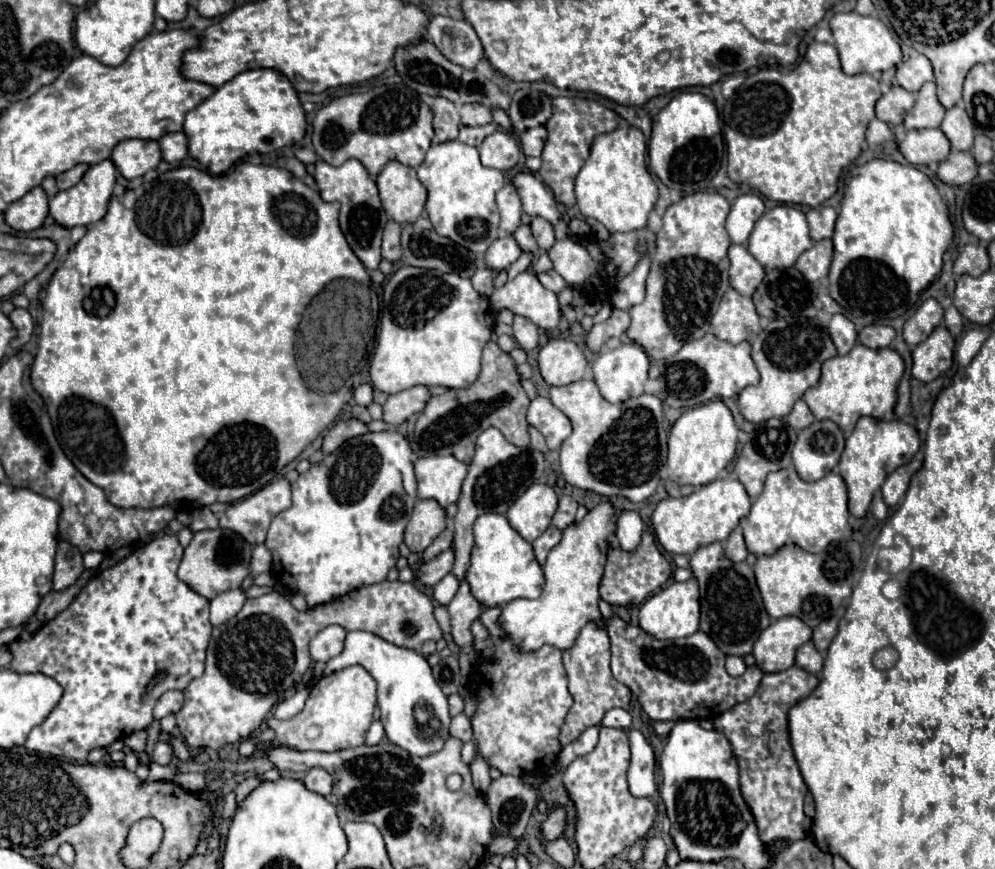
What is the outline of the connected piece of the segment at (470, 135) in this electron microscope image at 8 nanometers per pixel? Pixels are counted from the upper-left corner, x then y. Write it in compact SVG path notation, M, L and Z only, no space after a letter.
M487 124L487 126L479 126L479 128L471 128L471 126L459 126L459 142L469 144L469 146L479 146L489 134L493 134L497 130L497 124Z

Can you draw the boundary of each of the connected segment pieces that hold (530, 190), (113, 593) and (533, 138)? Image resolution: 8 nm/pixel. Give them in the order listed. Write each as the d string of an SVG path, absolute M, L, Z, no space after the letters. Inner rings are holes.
M523 170L517 172L513 178L513 186L517 188L521 202L523 202L523 212L529 216L541 216L555 224L561 214L555 206L555 196L547 184L543 184L533 172Z
M165 534L161 538L155 538L151 540L149 544L145 544L143 548L139 548L137 552L133 552L131 556L127 556L125 560L121 560L119 564L115 564L113 568L107 568L103 570L101 574L93 576L93 580L77 594L77 598L69 604L67 610L63 610L57 618L53 618L51 622L43 624L35 636L25 642L25 640L15 640L11 642L11 652L13 652L13 662L11 662L11 668L17 670L17 672L41 672L41 674L47 674L51 678L55 678L61 686L63 686L63 698L61 702L57 704L57 708L49 714L49 718L39 724L37 728L31 730L27 742L25 742L25 748L29 752L39 752L39 754L51 754L51 756L63 756L63 758L69 758L69 760L75 760L75 762L85 762L85 756L93 750L93 748L105 748L109 746L111 742L115 742L117 738L125 738L129 736L131 732L137 732L137 730L143 730L147 728L151 722L153 722L153 706L155 702L159 700L159 696L167 690L183 690L193 678L199 678L203 674L203 668L205 668L205 650L207 650L207 644L209 644L209 638L211 638L211 624L209 624L209 600L205 600L203 596L199 596L197 592L193 592L185 582L181 582L177 578L177 566L181 562L181 556L183 556L183 548L177 540L175 534ZM159 670L165 670L167 676L153 686L151 692L147 692L147 682L151 680L151 676Z
M537 126L537 128L525 130L521 134L521 148L523 148L525 156L541 156L545 142L547 142L545 126Z

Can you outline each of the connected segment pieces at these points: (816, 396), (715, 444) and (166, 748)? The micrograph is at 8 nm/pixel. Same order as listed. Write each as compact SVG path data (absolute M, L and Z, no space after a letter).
M855 344L847 356L835 356L823 364L819 386L805 392L805 402L817 420L833 420L843 432L851 432L853 424L861 416L875 420L887 420L893 416L897 404L897 386L905 372L903 358L891 348L879 348L877 352Z
M707 402L703 406L691 408L681 414L669 432L669 478L679 486L703 486L713 480L727 468L737 450L737 426L731 416L731 410L721 402Z
M165 742L155 744L153 762L157 762L157 764L165 766L165 764L171 764L171 760L173 760L173 750L171 750L171 746L169 746L169 744L165 744Z

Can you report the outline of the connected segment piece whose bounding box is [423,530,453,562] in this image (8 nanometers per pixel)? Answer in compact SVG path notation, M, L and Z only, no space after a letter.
M451 530L441 532L441 534L433 540L433 544L425 548L425 552L423 552L423 560L425 560L425 562L427 562L427 560L433 560L435 556L439 556L439 554L445 552L447 548L451 548L451 544L453 544L453 532L451 532Z

